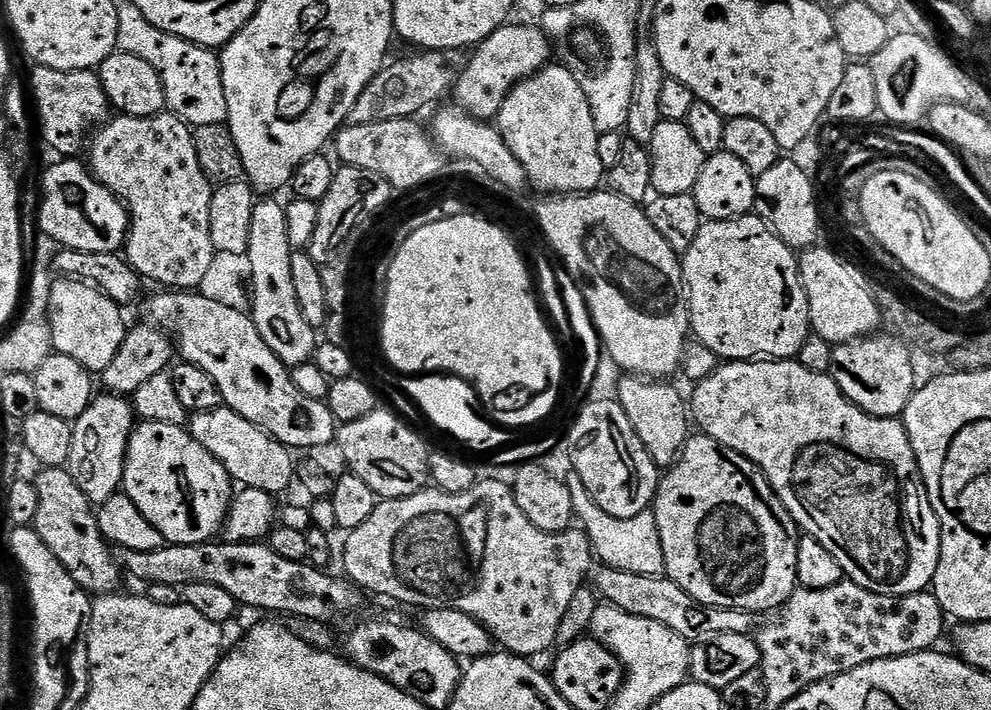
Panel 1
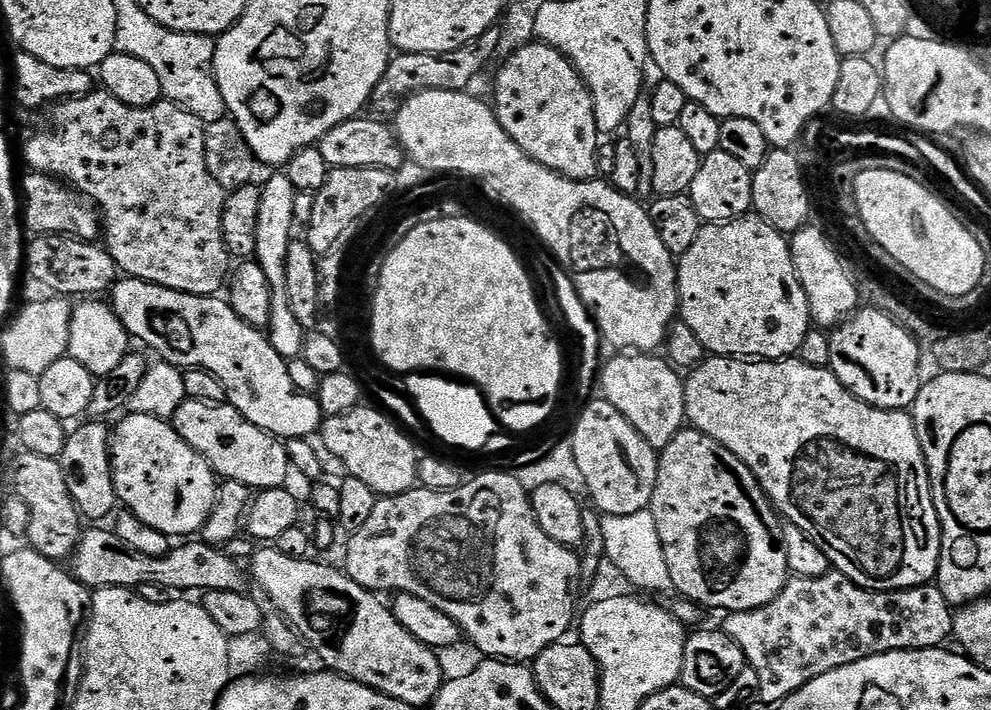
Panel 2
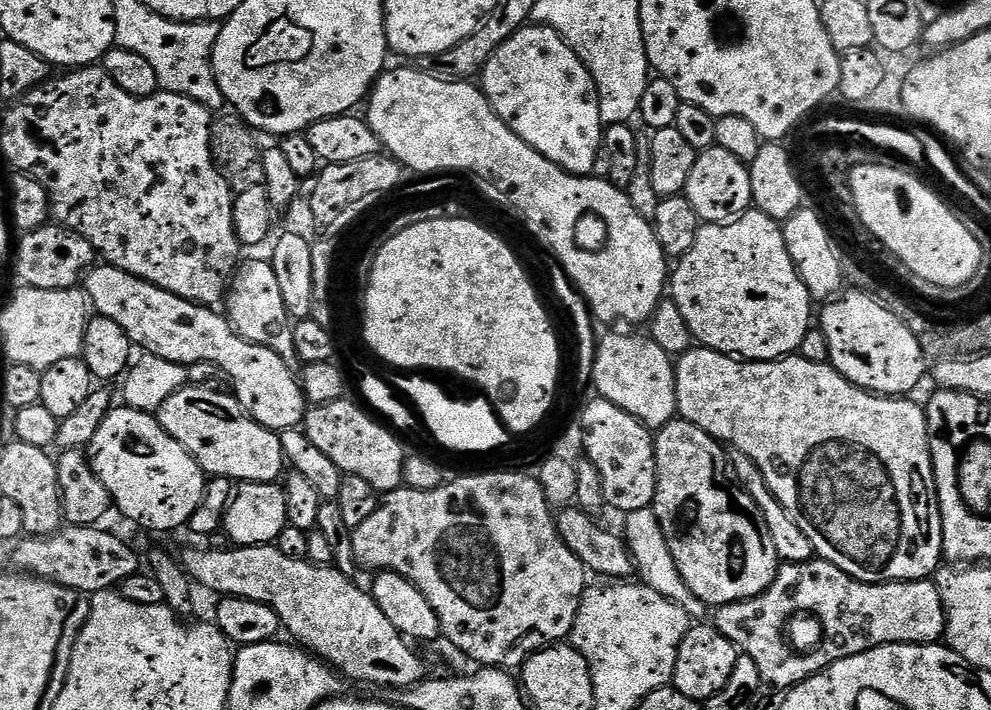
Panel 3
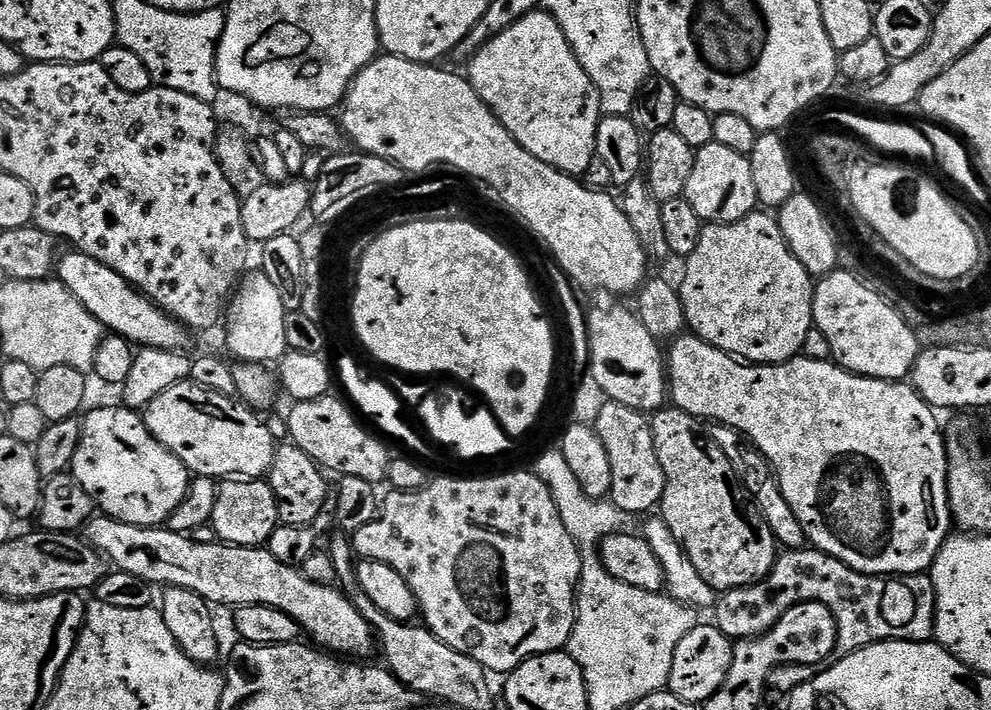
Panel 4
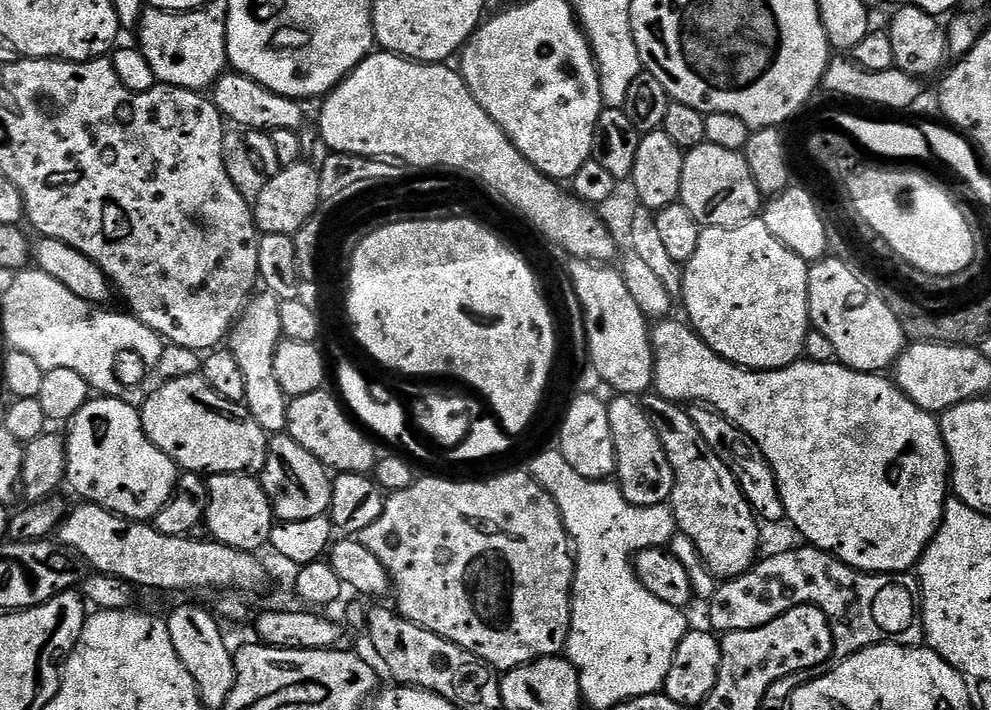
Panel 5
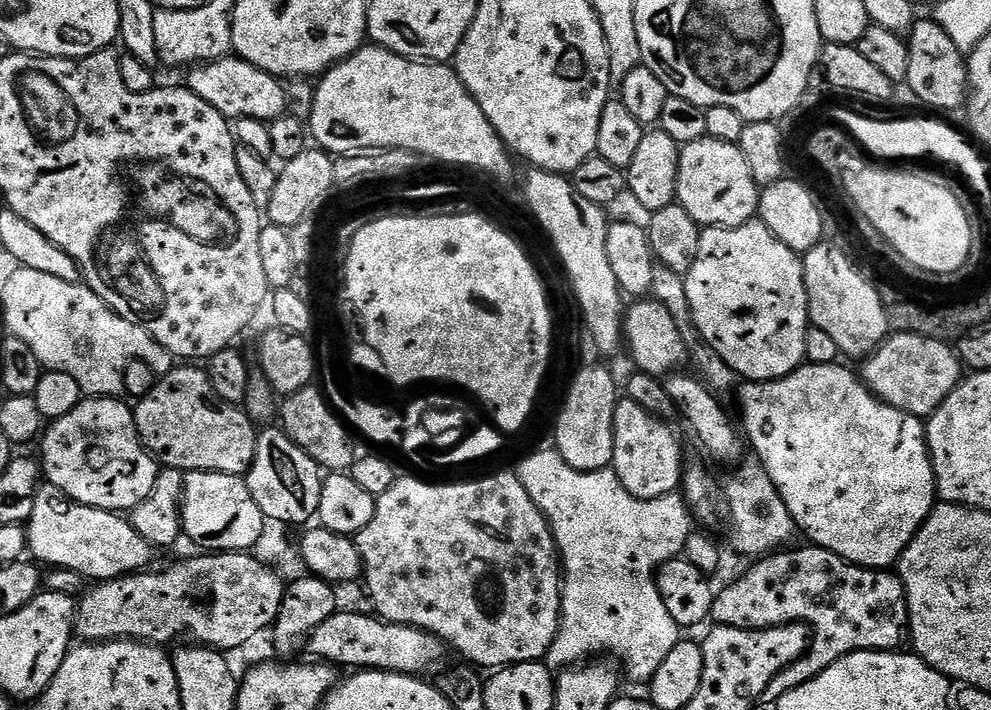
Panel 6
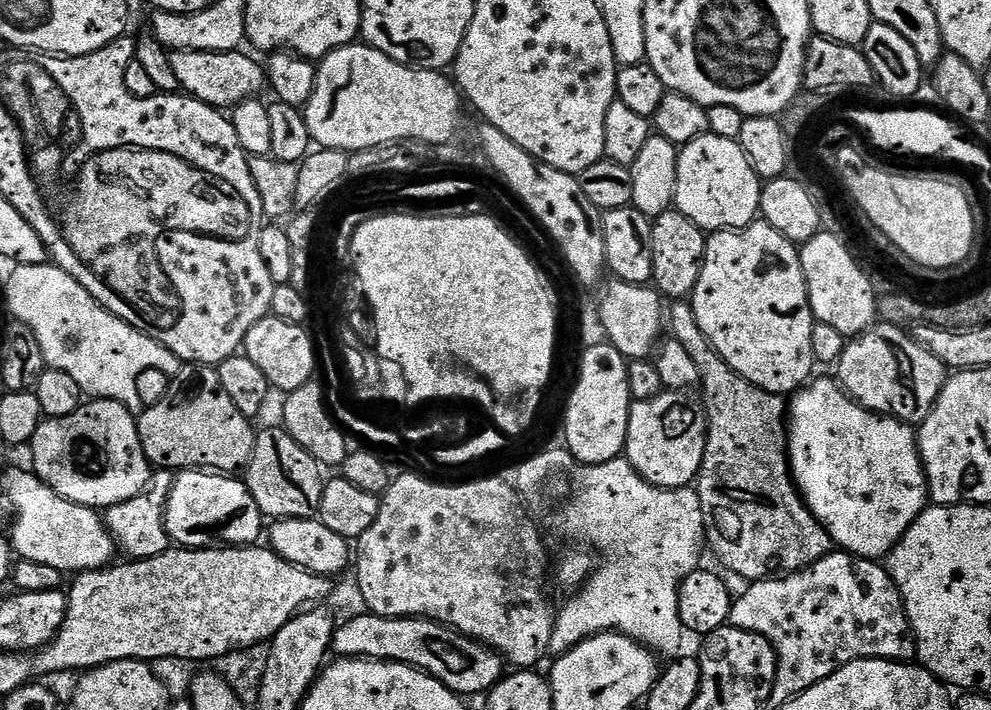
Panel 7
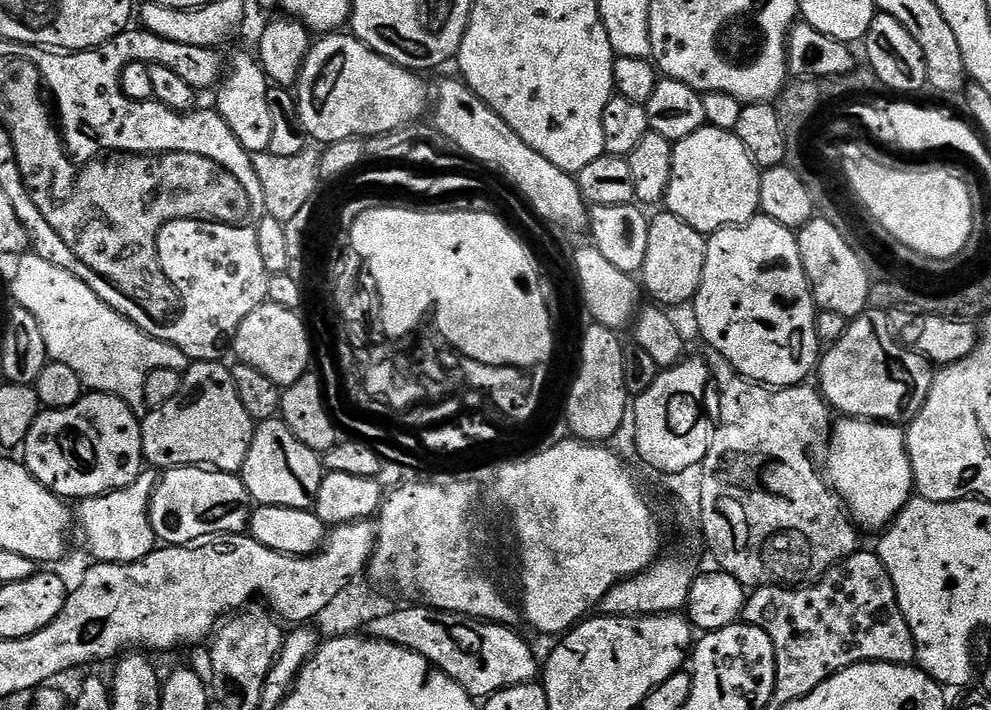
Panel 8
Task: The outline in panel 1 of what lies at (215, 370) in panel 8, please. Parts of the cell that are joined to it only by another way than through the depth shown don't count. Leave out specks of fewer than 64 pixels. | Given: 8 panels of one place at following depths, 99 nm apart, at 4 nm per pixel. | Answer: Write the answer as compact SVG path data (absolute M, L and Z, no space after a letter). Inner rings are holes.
M221 406L209 412L195 413L190 420L190 431L197 442L206 446L206 450L210 450L210 454L222 462L237 485L273 494L281 494L288 487L293 487L293 453L257 424L239 416L233 408Z

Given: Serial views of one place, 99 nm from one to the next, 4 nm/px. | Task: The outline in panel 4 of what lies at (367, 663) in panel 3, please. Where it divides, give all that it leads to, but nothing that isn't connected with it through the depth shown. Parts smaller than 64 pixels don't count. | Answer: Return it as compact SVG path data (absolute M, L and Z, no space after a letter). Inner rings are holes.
M103 514L97 515L95 518L88 521L82 529L82 535L97 552L100 552L105 561L115 571L125 572L126 574L134 574L137 578L142 578L146 582L150 582L153 586L167 586L170 588L181 588L182 590L190 590L194 594L201 596L203 600L208 601L213 606L219 606L219 604L232 604L231 606L239 606L241 604L261 604L262 606L270 606L271 608L277 608L282 610L282 614L290 614L290 618L294 618L294 622L298 625L301 630L305 633L308 632L312 635L311 643L319 646L321 649L327 650L332 654L339 654L344 658L368 658L372 650L374 652L374 633L371 625L368 624L366 618L362 616L355 609L354 605L344 596L339 587L330 584L315 584L310 582L310 578L304 576L303 571L300 568L291 568L286 566L282 562L278 562L278 558L274 558L274 554L268 552L267 547L261 546L259 548L243 548L237 544L225 544L223 542L215 542L216 544L203 544L200 540L192 540L191 535L182 532L171 532L166 526L157 526L155 528L143 528L142 526L134 526L133 524L123 524L117 520L111 520L108 516Z

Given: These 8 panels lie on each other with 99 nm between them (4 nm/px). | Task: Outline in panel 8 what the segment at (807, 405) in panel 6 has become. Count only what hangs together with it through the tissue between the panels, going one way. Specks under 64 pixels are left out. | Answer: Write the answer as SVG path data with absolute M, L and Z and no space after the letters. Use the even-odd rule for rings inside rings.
M840 418L830 432L830 452L826 474L832 490L839 496L861 529L883 530L896 519L914 496L912 467L908 457L908 441L905 433L895 424L881 424L879 420Z

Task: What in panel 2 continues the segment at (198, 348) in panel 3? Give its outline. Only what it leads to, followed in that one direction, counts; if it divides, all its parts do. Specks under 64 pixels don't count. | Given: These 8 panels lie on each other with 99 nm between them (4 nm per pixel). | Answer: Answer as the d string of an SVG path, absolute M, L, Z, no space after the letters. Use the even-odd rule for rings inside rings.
M131 278L117 279L110 293L114 314L128 331L129 337L133 341L141 340L146 347L153 348L161 361L168 361L181 370L202 368L205 372L214 374L218 382L222 382L227 403L233 404L247 420L254 422L254 426L281 441L315 437L326 419L315 395L308 395L295 388L290 378L289 361L280 356L278 350L274 350L267 335L259 327L248 324L239 317L227 299L220 299L219 295L195 296Z

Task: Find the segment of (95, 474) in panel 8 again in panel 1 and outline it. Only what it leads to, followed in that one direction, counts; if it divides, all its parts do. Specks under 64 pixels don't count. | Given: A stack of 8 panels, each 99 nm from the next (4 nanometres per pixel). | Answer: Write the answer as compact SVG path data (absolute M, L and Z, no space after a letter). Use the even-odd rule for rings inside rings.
M145 420L132 429L122 492L134 502L146 521L164 536L168 544L206 544L221 535L228 508L232 504L234 481L222 462L218 462L218 458L214 458L206 446L197 442L187 427Z

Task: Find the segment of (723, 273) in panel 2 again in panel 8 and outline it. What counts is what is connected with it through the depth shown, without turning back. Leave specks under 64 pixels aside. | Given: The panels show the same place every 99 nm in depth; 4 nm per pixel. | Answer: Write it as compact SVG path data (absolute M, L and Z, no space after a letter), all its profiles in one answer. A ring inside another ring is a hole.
M758 214L746 224L738 224L734 228L723 228L711 233L707 237L706 266L702 274L700 289L696 291L694 301L696 324L700 327L700 332L704 335L705 342L709 344L707 347L711 351L722 354L722 358L726 358L726 362L730 362L730 366L734 366L734 370L740 376L770 388L793 388L795 384L805 383L809 379L807 376L811 372L813 375L814 369L818 364L818 357L822 352L822 345L816 333L816 314L818 309L815 300L812 298L812 287L808 285L806 270L802 266L802 258L800 257L796 237L797 233L793 229L782 226L778 222L774 222L774 218L763 214Z

